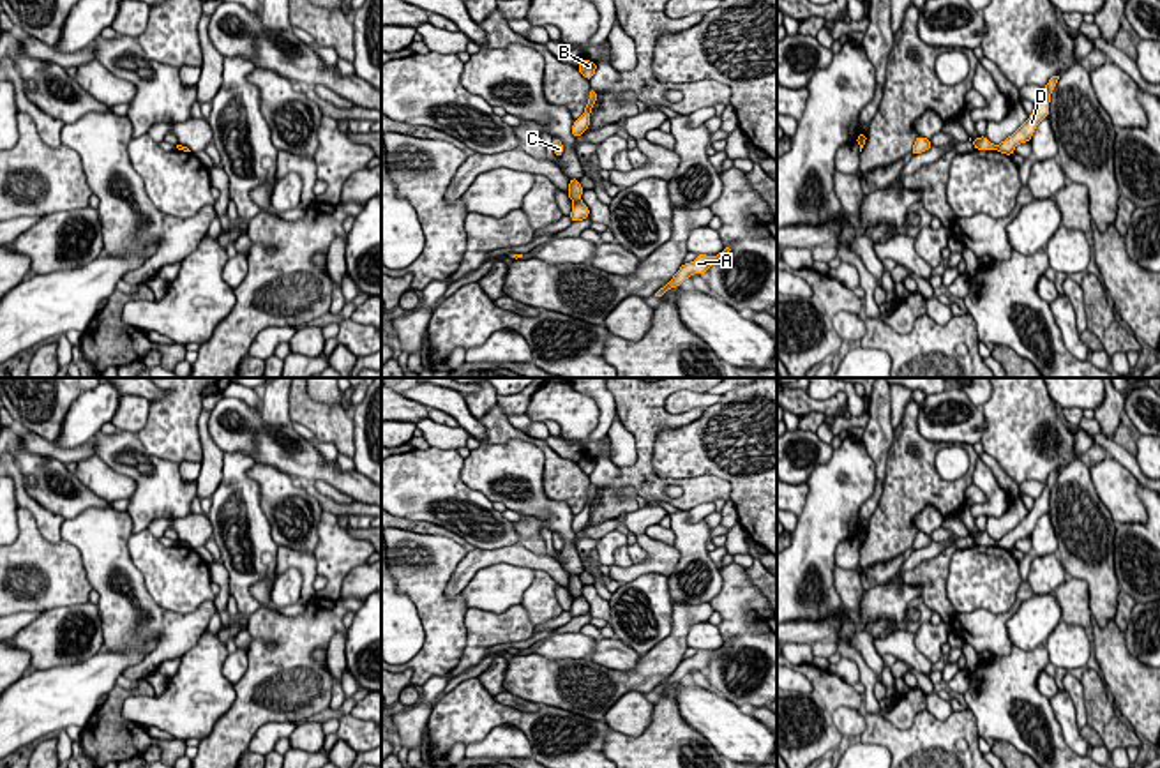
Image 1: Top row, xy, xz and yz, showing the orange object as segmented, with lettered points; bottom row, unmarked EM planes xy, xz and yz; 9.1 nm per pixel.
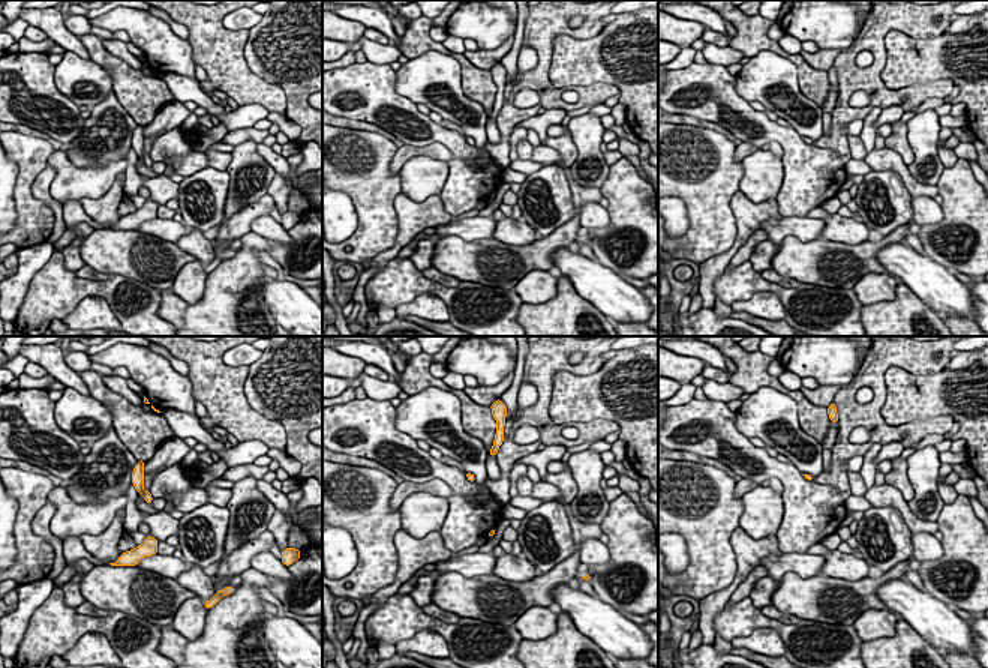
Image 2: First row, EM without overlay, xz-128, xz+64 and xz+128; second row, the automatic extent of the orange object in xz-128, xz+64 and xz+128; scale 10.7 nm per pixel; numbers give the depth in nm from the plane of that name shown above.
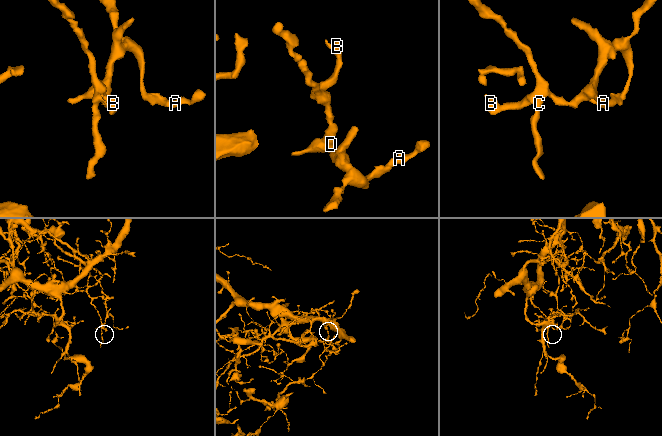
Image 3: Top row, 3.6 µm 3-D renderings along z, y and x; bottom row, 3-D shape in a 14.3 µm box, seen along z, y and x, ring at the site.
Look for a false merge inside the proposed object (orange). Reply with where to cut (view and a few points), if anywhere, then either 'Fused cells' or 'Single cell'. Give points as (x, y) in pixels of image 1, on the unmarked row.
Split along xz (580, 595), (574, 599). Fused cells

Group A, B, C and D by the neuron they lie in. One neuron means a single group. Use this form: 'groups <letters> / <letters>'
groups A D / B C

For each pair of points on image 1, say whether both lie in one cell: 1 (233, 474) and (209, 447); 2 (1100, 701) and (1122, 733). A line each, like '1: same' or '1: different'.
1: different
2: same

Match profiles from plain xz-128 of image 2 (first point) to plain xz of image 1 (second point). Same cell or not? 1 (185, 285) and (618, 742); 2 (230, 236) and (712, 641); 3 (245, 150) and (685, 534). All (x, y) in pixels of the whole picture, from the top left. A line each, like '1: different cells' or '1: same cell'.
1: different cells
2: different cells
3: same cell

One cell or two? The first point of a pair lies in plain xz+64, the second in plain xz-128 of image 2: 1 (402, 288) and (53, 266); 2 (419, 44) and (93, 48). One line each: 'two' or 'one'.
1: one
2: one

